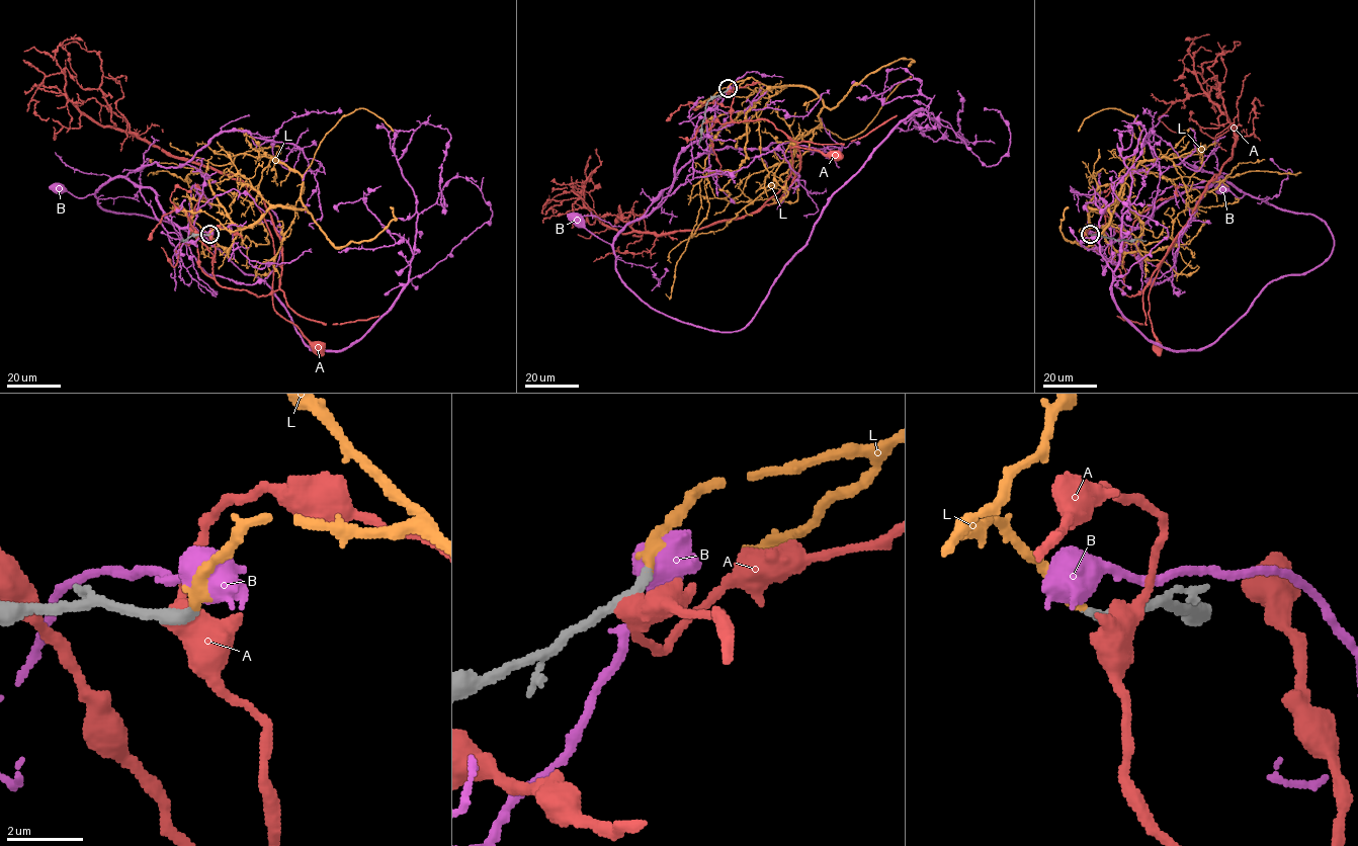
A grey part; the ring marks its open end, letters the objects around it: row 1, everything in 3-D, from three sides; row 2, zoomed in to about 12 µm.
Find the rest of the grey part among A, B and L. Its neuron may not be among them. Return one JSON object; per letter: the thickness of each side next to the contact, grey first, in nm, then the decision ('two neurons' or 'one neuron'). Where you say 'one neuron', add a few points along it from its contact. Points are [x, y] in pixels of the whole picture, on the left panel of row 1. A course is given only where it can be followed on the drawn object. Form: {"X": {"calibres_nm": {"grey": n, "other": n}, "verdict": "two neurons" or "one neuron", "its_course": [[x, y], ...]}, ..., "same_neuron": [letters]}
{"A": {"calibres_nm": {"grey": 380, "other": 500}, "verdict": "two neurons"}, "B": {"calibres_nm": {"grey": 240, "other": 750}, "verdict": "two neurons"}, "L": {"calibres_nm": {"grey": 280, "other": 260}, "verdict": "one neuron", "its_course": [[209, 235], [253, 225], [277, 205], [305, 208], [302, 176], [273, 157], [252, 201], [197, 168], [153, 160]]}, "same_neuron": ["L"]}

